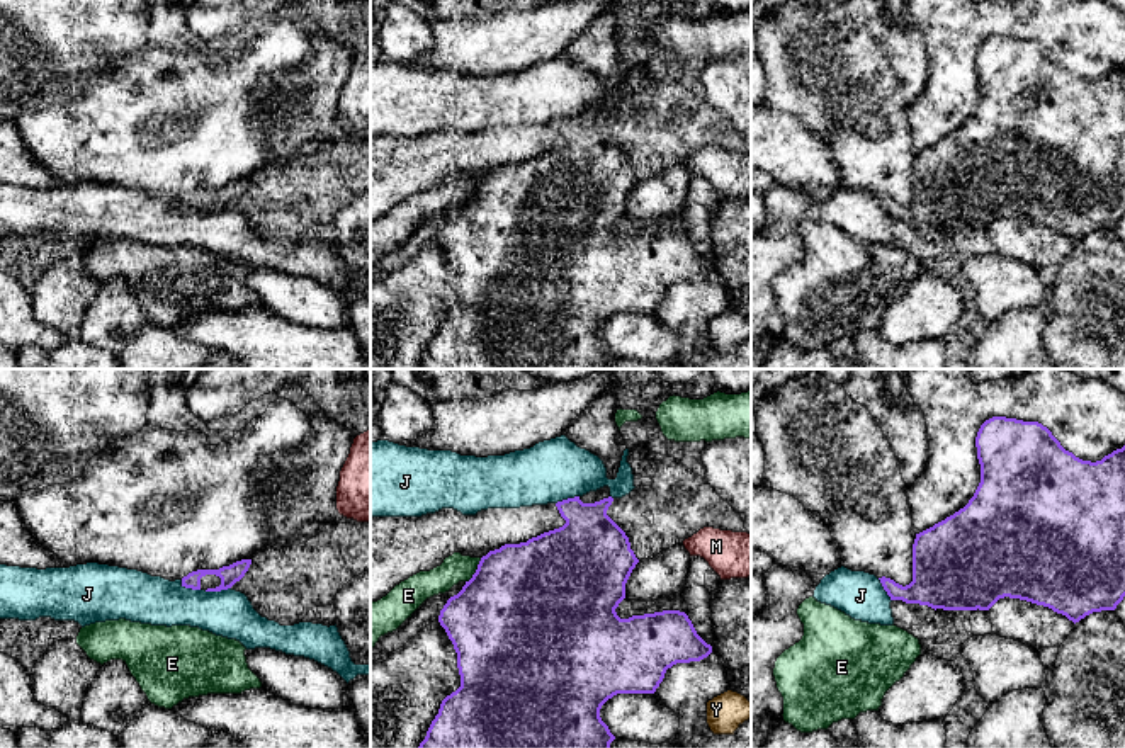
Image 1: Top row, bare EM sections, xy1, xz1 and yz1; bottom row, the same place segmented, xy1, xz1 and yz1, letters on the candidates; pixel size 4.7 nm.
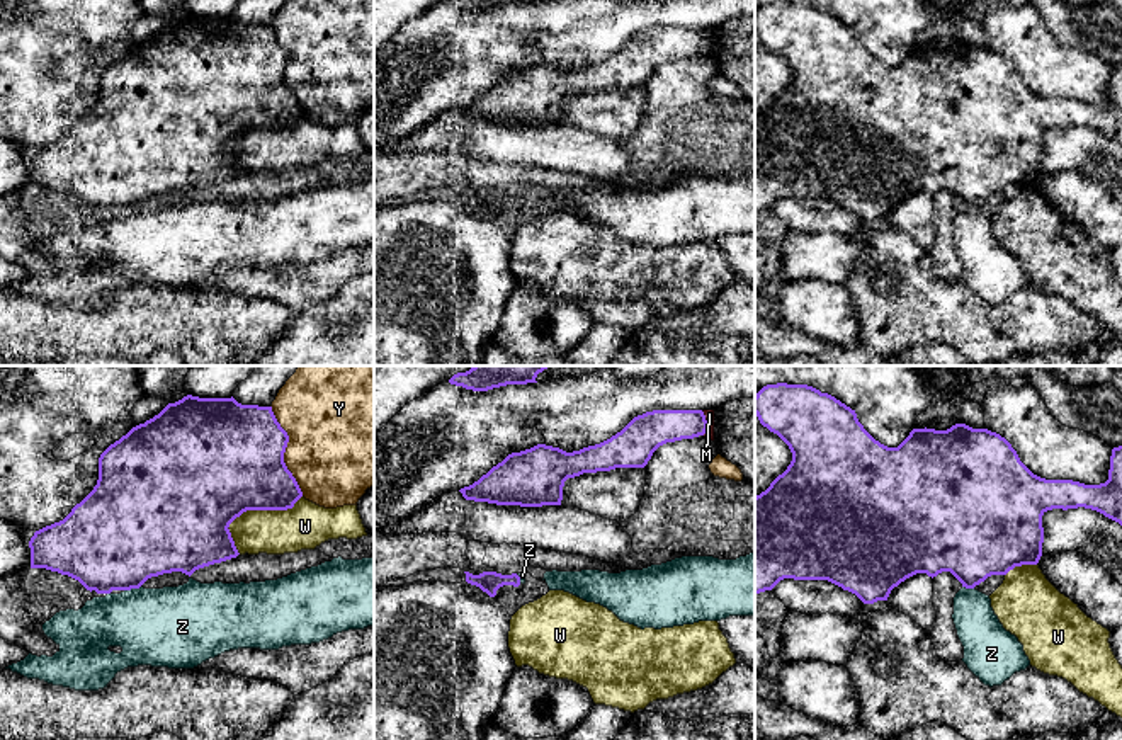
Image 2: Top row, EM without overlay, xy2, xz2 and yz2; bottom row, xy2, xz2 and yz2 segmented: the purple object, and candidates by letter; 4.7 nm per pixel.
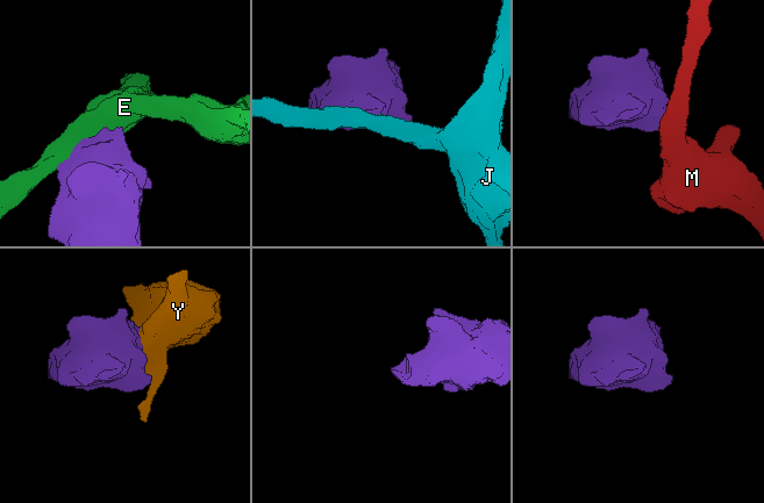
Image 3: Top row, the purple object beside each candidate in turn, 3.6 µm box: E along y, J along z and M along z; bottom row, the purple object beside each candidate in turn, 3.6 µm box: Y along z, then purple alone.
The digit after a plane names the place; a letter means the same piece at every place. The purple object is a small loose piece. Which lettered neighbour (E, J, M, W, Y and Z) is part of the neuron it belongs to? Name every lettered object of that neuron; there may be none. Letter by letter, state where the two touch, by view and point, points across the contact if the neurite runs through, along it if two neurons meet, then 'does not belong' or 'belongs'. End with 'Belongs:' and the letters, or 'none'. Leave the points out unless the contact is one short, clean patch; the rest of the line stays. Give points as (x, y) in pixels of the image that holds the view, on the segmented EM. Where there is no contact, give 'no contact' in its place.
E: contact xz1 (476, 570); does not belong
J: contact xy1 (216, 590); does not belong
M: contact xz2 (706, 422); border xz2 (701, 410), (706, 421), (704, 434); does not belong
W: contact xy2 (252, 509); does not belong
Y: contact xy2 (284, 451); does not belong
Z: contact xy2 (131, 587); border xy2 (140, 586), (124, 591); does not belong
Belongs: none

